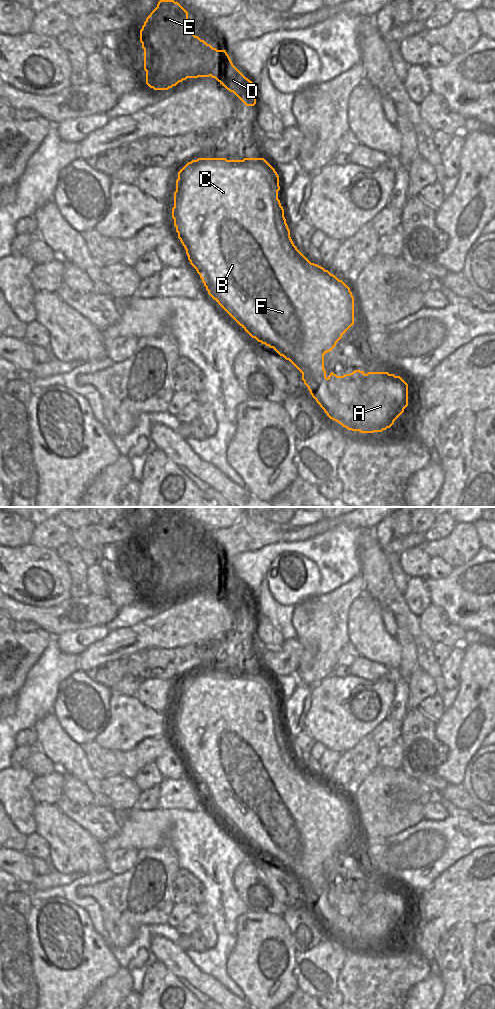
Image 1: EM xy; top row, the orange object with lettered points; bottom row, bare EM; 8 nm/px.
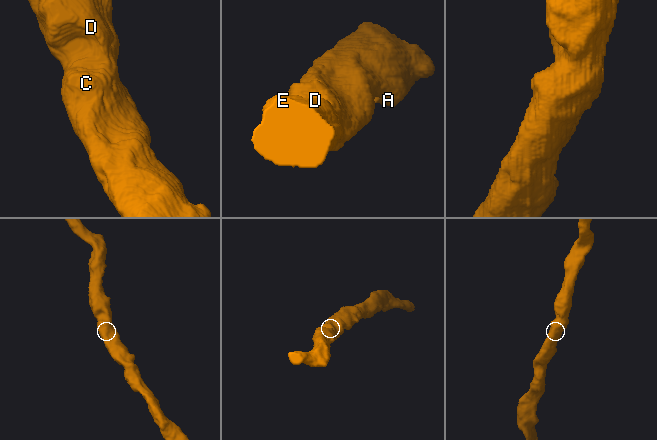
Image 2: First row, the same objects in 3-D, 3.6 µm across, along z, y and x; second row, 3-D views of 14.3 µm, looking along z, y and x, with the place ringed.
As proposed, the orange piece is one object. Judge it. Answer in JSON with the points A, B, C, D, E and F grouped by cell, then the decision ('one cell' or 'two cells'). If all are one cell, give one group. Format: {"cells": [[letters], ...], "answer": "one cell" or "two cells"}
{"cells": [["A", "B", "C", "D", "E", "F"]], "answer": "one cell"}

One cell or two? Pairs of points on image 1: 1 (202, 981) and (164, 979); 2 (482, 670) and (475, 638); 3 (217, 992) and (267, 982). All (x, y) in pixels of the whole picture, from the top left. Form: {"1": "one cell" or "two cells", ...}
{"1": "two cells", "2": "two cells", "3": "two cells"}

